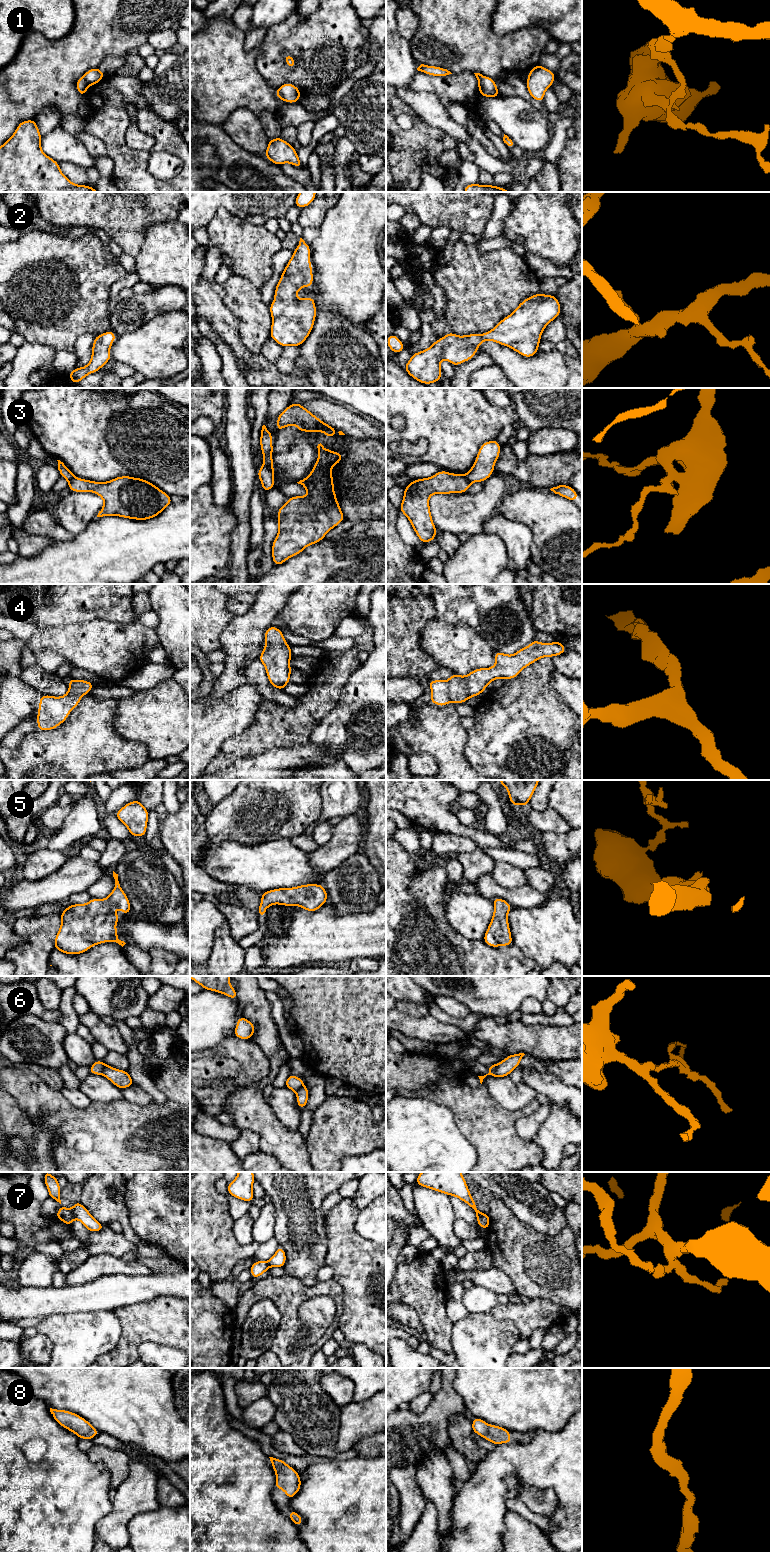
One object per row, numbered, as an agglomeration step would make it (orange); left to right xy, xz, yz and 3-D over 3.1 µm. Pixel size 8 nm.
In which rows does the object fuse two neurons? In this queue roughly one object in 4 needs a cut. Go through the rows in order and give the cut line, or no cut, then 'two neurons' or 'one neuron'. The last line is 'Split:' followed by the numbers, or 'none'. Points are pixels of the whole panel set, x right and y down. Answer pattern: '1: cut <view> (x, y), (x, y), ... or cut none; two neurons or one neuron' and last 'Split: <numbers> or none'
1: cut xy (82, 76), (89, 85); two neurons
2: cut none; one neuron
3: cut xz (263, 465), (272, 472); two neurons
4: cut none; one neuron
5: cut none; one neuron
6: cut yz (497, 1064), (497, 1067), (489, 1073); two neurons
7: cut xy (70, 1209), (75, 1217); two neurons
8: cut none; one neuron
Split: 1, 3, 6, 7

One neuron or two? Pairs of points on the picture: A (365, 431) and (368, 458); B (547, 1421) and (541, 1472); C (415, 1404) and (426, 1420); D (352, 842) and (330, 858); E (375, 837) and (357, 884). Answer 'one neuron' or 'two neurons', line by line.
A: two neurons
B: two neurons
C: two neurons
D: one neuron
E: two neurons

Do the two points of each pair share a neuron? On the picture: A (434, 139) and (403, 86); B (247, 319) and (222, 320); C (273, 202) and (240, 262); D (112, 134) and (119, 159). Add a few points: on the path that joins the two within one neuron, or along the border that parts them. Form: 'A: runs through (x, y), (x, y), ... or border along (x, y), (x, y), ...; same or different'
A: border along (405, 103), (427, 123), (442, 131); different
B: border along (223, 300), (238, 320), (238, 335), (242, 342); different
C: border along (238, 217), (262, 226); different
D: runs through (115, 140), (115, 146), (119, 153); same

